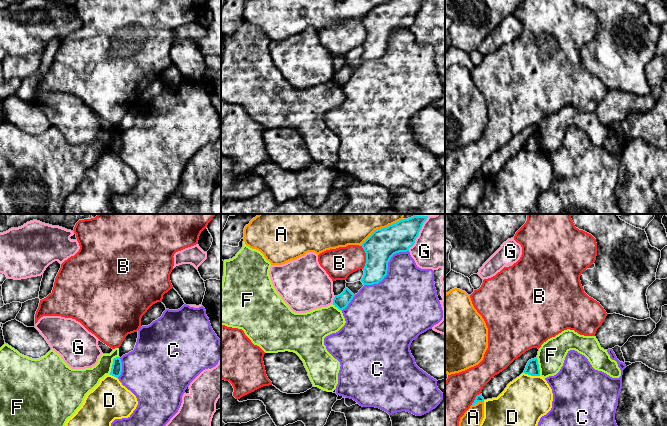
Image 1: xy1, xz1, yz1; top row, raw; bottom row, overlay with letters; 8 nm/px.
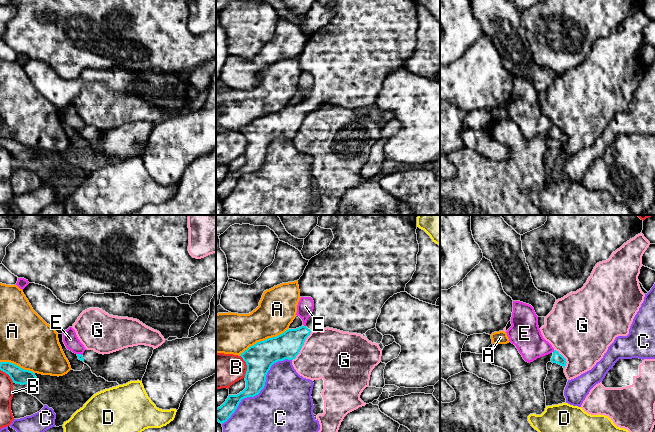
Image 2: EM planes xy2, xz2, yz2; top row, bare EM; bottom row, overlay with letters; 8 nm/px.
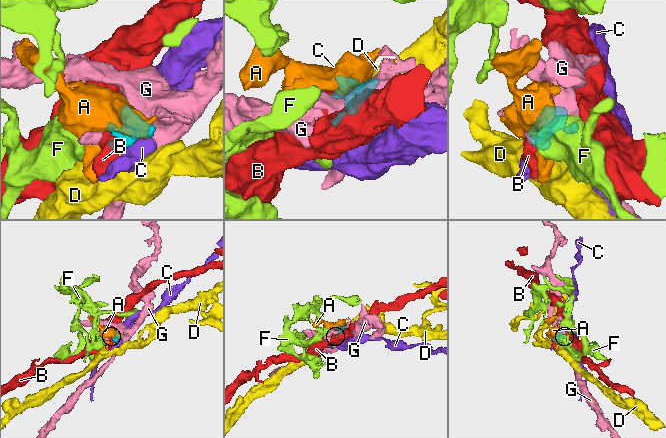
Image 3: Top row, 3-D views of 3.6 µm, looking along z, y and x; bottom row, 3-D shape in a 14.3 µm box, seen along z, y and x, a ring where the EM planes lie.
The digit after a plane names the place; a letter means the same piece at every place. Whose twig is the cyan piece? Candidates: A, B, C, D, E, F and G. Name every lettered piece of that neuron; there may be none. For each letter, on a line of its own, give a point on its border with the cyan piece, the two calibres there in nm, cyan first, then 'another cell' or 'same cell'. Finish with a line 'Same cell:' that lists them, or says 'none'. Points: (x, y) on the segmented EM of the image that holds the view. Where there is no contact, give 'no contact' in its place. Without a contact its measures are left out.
A: xz2 (264, 340) | 240/320 nm | another cell
B: xz1 (366, 257) | 240/240 nm | another cell
C: xz2 (261, 389) | 240/440 nm | another cell
D: yz1 (532, 375) | 110/380 nm | another cell
E: yz2 (554, 351) | 80/240 nm | another cell
F: xy1 (112, 364) | 90/180 nm | another cell
G: xz1 (418, 233) | 240/420 nm | another cell
Same cell: none

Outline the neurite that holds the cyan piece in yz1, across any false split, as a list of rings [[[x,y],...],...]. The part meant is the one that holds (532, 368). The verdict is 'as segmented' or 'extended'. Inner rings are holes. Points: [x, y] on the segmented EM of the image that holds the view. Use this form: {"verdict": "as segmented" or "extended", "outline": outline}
{"verdict": "as segmented", "outline": [[[537,358],[528,361],[524,373],[531,376],[540,376],[540,369]]]}

